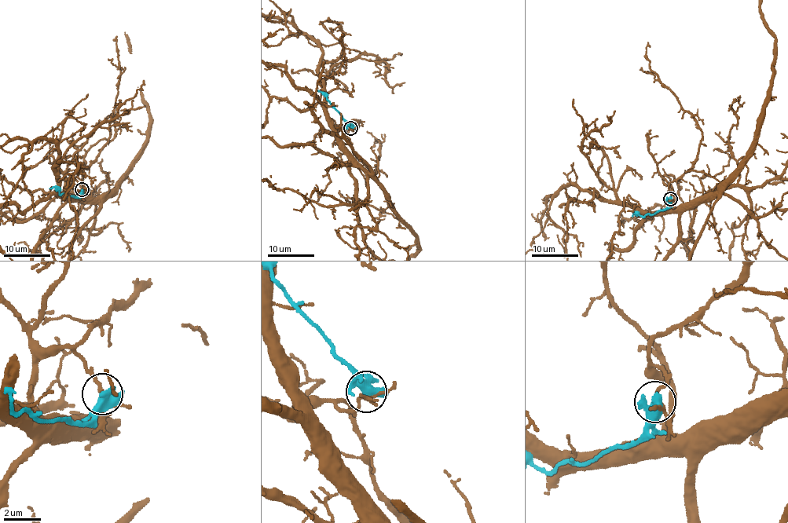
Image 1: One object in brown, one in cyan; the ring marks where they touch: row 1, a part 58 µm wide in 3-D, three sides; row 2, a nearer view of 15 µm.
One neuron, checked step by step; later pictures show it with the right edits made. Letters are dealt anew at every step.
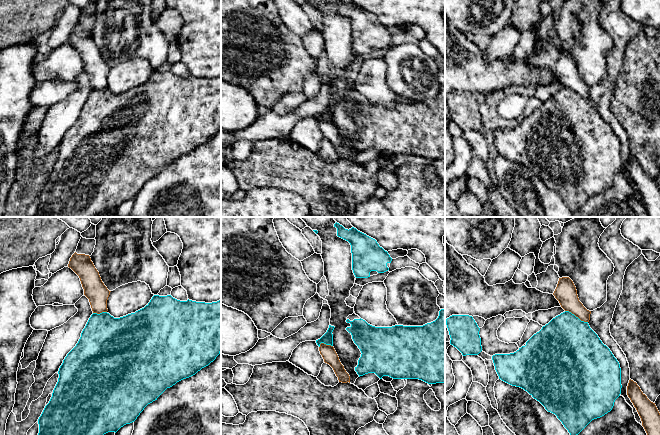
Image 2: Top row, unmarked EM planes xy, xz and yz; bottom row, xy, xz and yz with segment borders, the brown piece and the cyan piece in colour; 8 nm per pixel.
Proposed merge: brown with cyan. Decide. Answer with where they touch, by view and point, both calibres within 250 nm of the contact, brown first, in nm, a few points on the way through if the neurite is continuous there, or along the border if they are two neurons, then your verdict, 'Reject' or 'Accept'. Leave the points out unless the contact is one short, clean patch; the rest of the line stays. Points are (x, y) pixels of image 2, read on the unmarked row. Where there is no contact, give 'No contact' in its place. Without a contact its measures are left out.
Touches brown at yz (576, 92). Thickness 170 nm (brown) against 460 nm. Reject

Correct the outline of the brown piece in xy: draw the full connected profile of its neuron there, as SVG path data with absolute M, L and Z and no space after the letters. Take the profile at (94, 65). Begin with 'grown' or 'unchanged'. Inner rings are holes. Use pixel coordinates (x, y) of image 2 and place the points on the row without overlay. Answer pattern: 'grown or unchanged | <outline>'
unchanged | M75 28L68 43L79 52L84 71L89 75L93 89L107 88L107 76L111 67L102 58L90 32Z

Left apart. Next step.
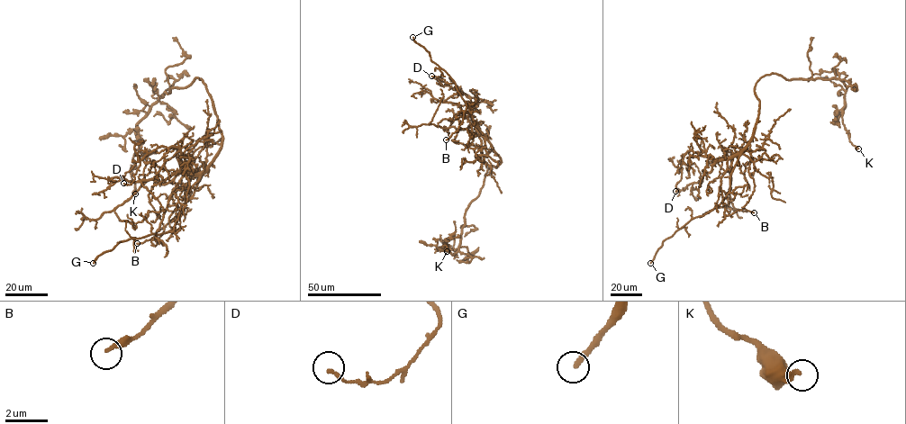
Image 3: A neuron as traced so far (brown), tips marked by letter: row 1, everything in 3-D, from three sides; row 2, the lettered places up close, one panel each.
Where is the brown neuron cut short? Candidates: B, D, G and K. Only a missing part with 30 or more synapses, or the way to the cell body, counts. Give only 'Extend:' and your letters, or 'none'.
Extend: G

